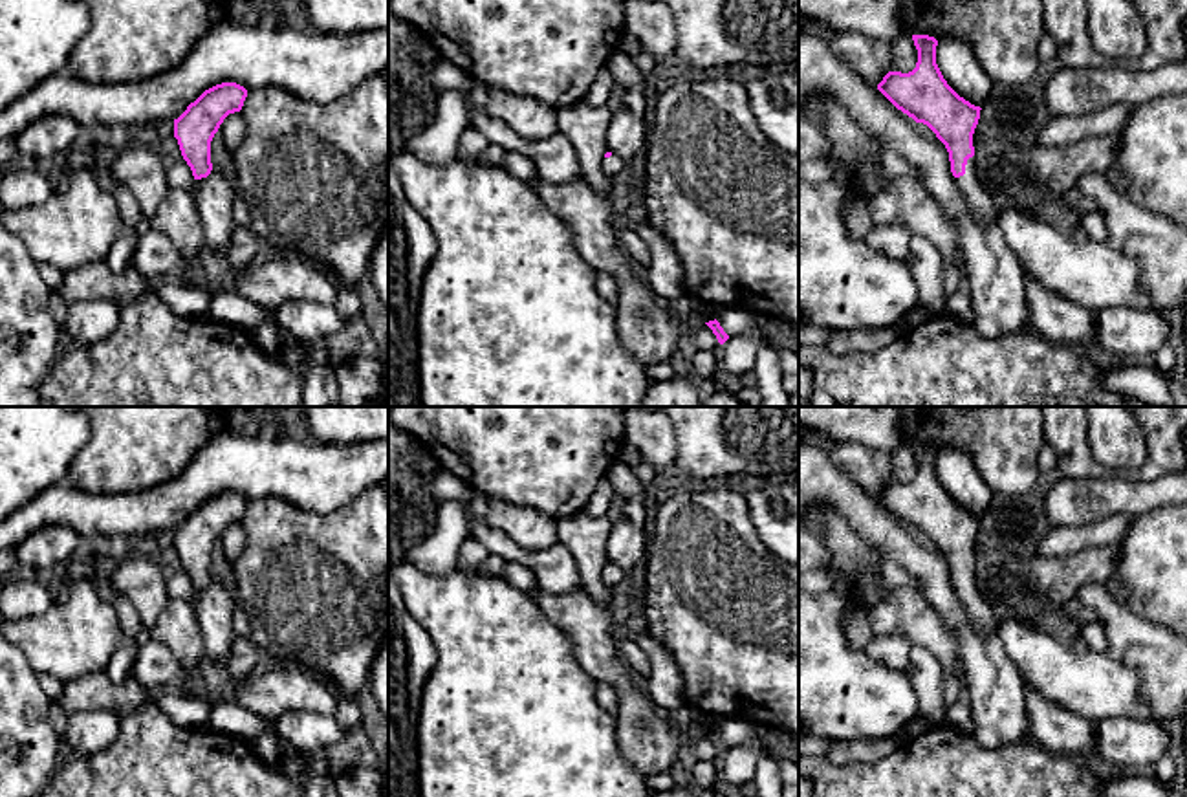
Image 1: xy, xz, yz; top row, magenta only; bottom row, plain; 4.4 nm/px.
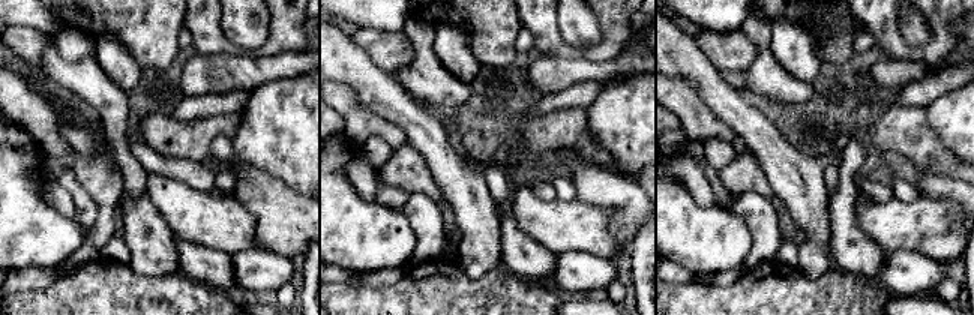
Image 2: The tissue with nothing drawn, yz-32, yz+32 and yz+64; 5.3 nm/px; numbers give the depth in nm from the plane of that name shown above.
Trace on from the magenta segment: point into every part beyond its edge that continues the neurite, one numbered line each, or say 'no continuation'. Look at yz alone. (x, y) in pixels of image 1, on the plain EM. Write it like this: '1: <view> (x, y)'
1: yz (977, 607)

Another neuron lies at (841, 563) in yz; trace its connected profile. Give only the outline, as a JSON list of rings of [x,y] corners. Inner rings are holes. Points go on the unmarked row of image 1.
[[[833,553],[830,561],[830,568],[850,579],[857,579],[861,575],[859,564],[846,553]]]

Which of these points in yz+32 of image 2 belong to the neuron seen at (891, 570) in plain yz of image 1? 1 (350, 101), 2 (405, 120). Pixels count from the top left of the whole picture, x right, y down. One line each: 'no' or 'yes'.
1: yes
2: no

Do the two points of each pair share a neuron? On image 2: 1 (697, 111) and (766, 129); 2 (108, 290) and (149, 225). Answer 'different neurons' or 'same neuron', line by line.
1: different neurons
2: different neurons

